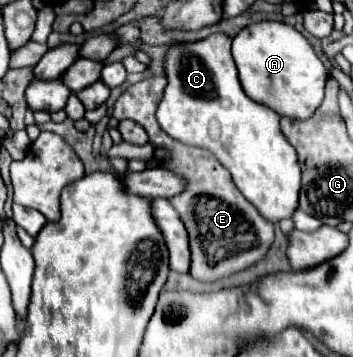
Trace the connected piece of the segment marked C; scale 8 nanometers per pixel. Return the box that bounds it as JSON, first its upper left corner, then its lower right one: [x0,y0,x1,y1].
[156,34,300,224]

